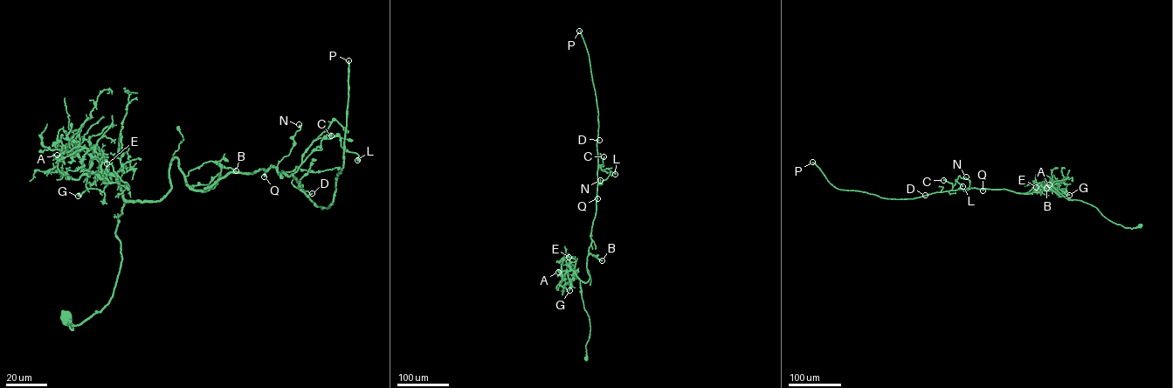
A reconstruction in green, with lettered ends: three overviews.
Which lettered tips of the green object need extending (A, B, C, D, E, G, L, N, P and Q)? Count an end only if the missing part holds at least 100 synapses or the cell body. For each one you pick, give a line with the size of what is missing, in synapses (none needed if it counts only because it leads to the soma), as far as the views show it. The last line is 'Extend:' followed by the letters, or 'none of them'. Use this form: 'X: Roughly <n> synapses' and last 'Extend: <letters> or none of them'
P: Roughly 750 synapses
Extend: P

